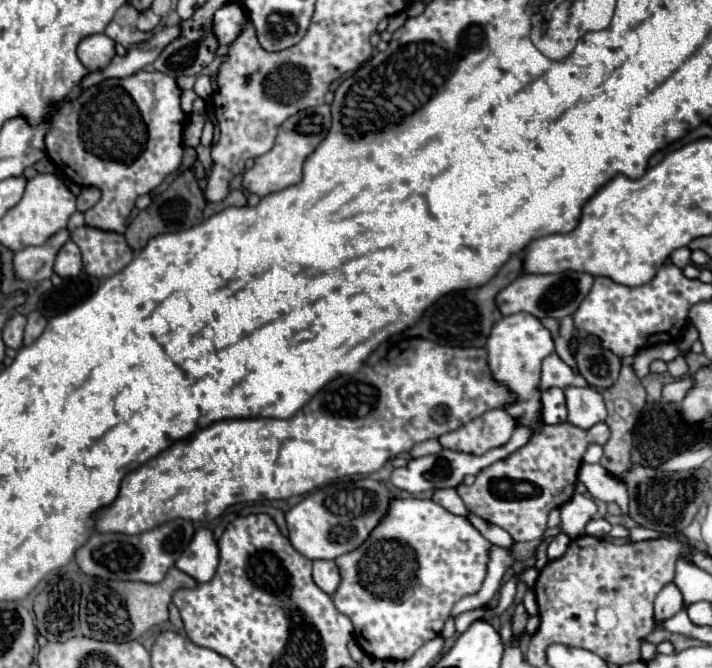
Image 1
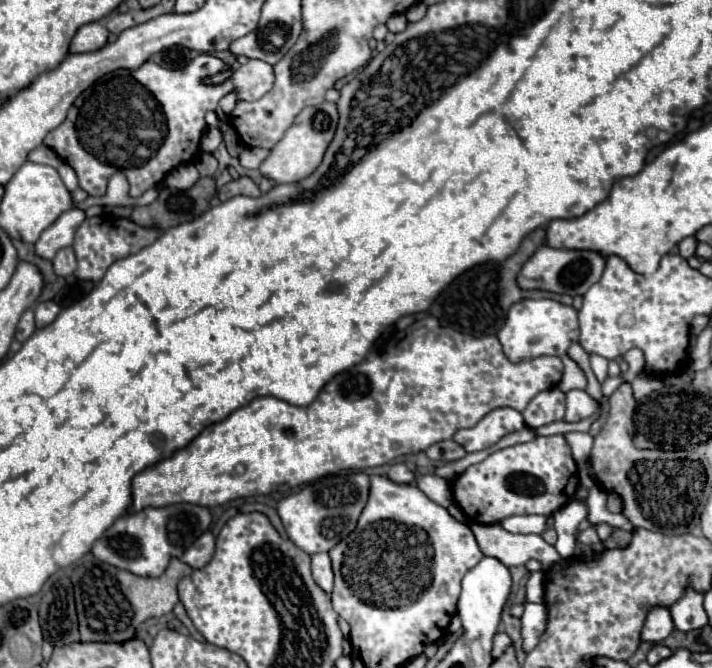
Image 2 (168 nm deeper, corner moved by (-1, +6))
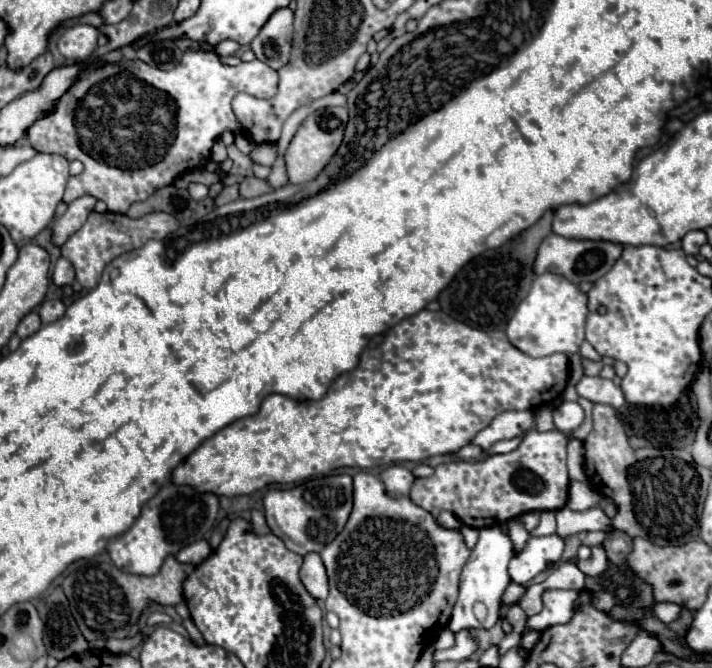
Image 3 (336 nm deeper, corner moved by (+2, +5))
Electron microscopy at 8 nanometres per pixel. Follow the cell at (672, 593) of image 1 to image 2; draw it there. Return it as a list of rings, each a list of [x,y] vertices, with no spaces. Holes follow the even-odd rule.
[[[654,606],[650,614],[646,616],[644,628],[642,628],[642,640],[648,642],[660,642],[674,630],[674,622],[670,618],[670,610],[666,606]]]

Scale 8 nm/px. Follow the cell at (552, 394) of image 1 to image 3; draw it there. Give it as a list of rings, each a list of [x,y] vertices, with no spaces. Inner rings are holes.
[[[519,435],[519,437],[515,437],[515,439],[511,439],[511,441],[499,441],[499,443],[495,443],[489,451],[487,451],[487,455],[499,455],[499,453],[509,453],[509,451],[513,451],[519,443],[521,443],[521,439],[523,439],[523,435]]]

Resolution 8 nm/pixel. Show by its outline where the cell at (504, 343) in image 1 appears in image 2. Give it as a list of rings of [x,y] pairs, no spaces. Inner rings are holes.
[[[522,300],[516,302],[498,330],[498,340],[510,362],[532,360],[544,354],[566,354],[568,346],[578,340],[578,316],[572,306],[562,306],[556,300]]]

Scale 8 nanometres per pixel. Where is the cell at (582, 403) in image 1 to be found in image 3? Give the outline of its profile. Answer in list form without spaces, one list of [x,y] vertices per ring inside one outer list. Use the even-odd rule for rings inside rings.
[[[563,401],[553,413],[553,423],[555,423],[557,431],[561,431],[565,435],[573,433],[583,423],[581,405],[575,403],[575,401]]]

